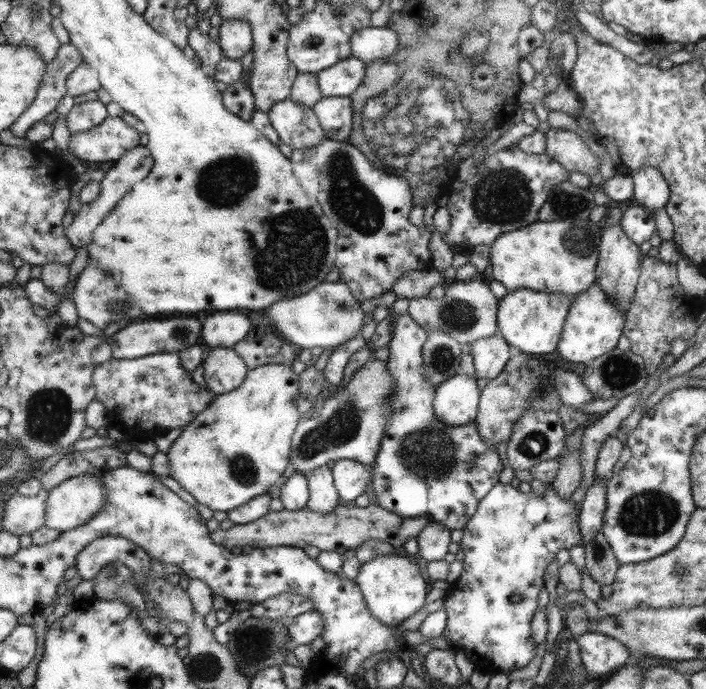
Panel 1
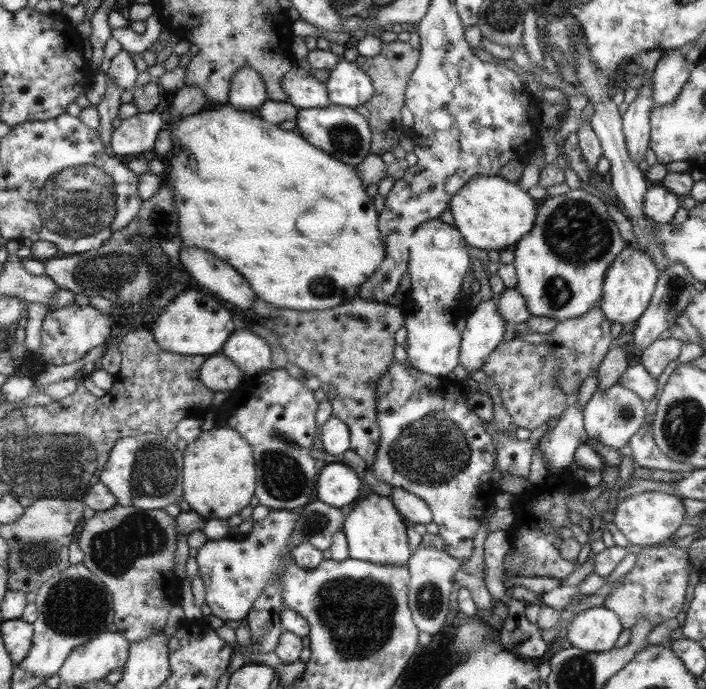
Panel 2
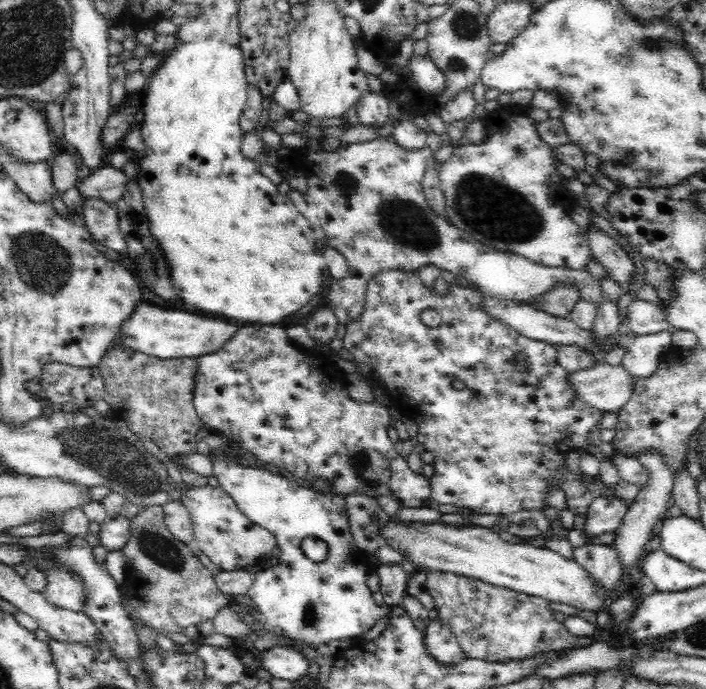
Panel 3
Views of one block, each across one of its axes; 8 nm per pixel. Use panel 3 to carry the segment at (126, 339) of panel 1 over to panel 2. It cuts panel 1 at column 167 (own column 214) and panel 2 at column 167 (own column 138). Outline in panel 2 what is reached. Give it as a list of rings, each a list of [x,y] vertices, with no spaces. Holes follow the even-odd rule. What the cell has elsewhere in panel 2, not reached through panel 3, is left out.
[[[186,290],[164,306],[163,311],[151,318],[148,329],[155,336],[156,344],[164,351],[186,356],[206,356],[220,354],[222,342],[234,334],[234,322],[230,310],[222,308],[212,296],[200,294],[200,290]]]

